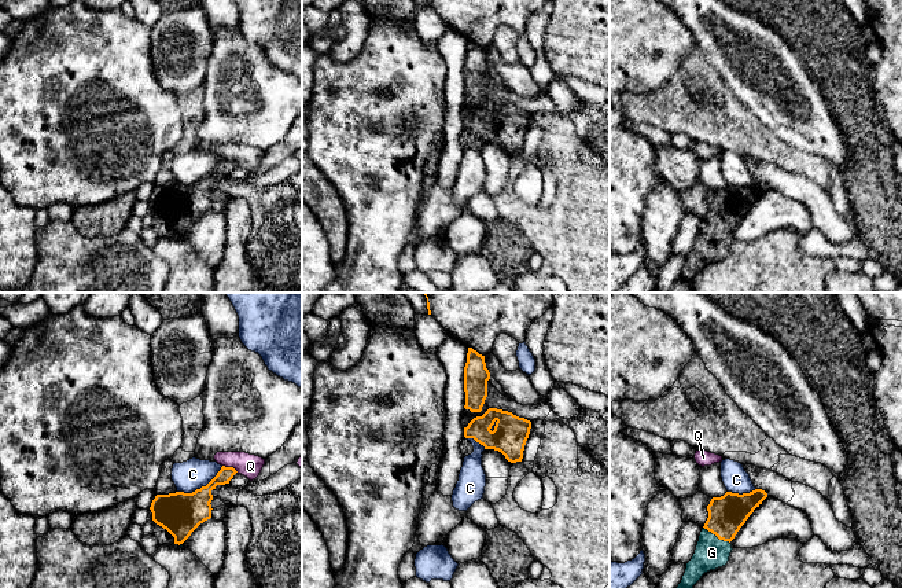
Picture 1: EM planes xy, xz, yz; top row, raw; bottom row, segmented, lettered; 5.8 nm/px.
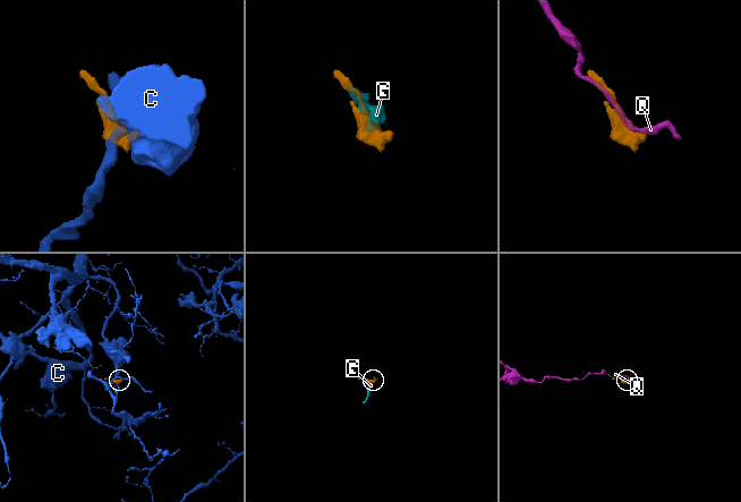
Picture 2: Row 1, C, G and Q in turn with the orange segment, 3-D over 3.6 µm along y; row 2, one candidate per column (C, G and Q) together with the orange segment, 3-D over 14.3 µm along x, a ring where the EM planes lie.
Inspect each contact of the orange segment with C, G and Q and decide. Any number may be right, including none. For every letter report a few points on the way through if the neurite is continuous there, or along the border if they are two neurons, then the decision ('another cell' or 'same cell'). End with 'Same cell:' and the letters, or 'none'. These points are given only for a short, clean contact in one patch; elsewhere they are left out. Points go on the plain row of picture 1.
C: border along xy (223, 158), (205, 177), (191, 184), (177, 184); another cell
G: runs through yz (726, 206), (717, 228), (711, 245); same cell
Q: border along xy (223, 157), (232, 158), (238, 164); another cell
Same cell: G

